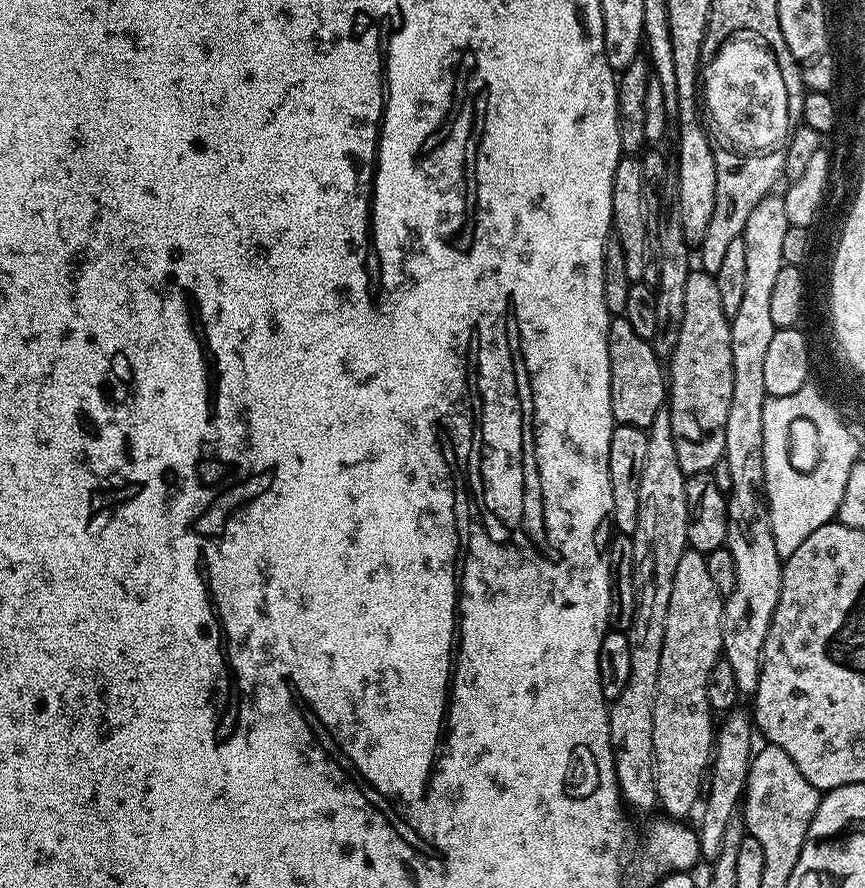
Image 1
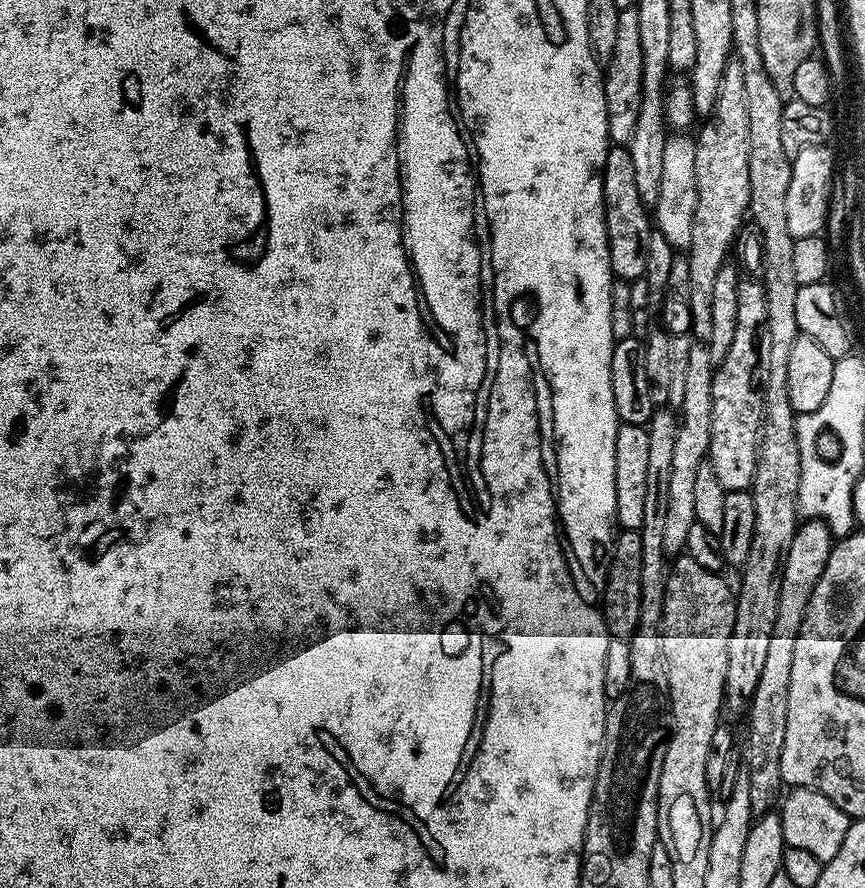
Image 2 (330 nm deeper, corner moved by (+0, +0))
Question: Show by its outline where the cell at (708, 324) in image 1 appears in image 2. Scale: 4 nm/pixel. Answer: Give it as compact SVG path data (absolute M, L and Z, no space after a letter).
M741 279L738 286L738 327L730 351L712 373L714 411L710 414L710 446L707 463L711 464L725 492L747 492L752 487L760 427L764 421L764 398L758 383L758 365L762 356L756 352L756 335L761 335L766 319L766 294L759 279Z

